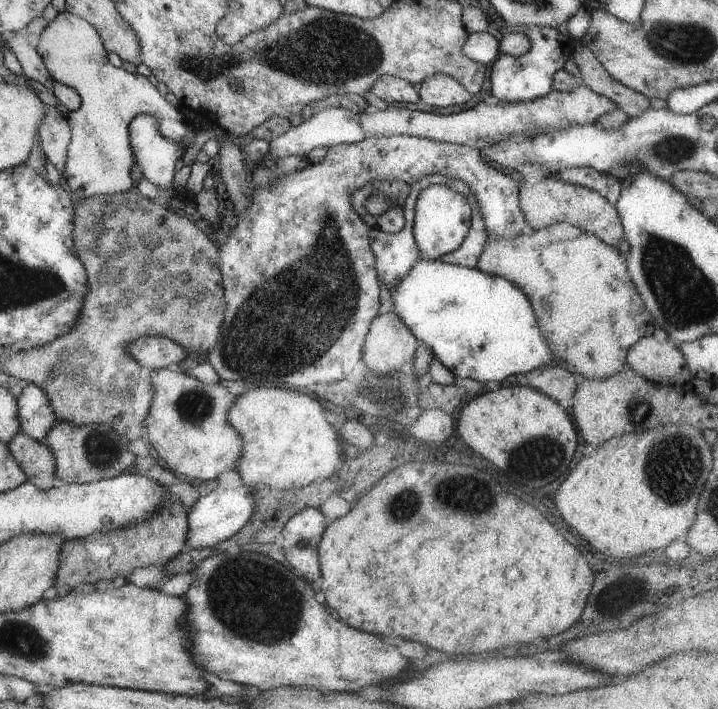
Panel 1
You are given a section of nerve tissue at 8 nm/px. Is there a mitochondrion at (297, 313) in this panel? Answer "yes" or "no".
yes

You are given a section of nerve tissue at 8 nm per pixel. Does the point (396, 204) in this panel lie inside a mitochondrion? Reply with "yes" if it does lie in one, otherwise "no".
no

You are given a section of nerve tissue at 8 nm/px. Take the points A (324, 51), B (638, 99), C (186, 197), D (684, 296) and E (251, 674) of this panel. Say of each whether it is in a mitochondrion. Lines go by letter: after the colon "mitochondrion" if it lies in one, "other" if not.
A: mitochondrion
B: other
C: other
D: mitochondrion
E: other

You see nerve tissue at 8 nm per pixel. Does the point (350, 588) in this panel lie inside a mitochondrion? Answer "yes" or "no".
no

